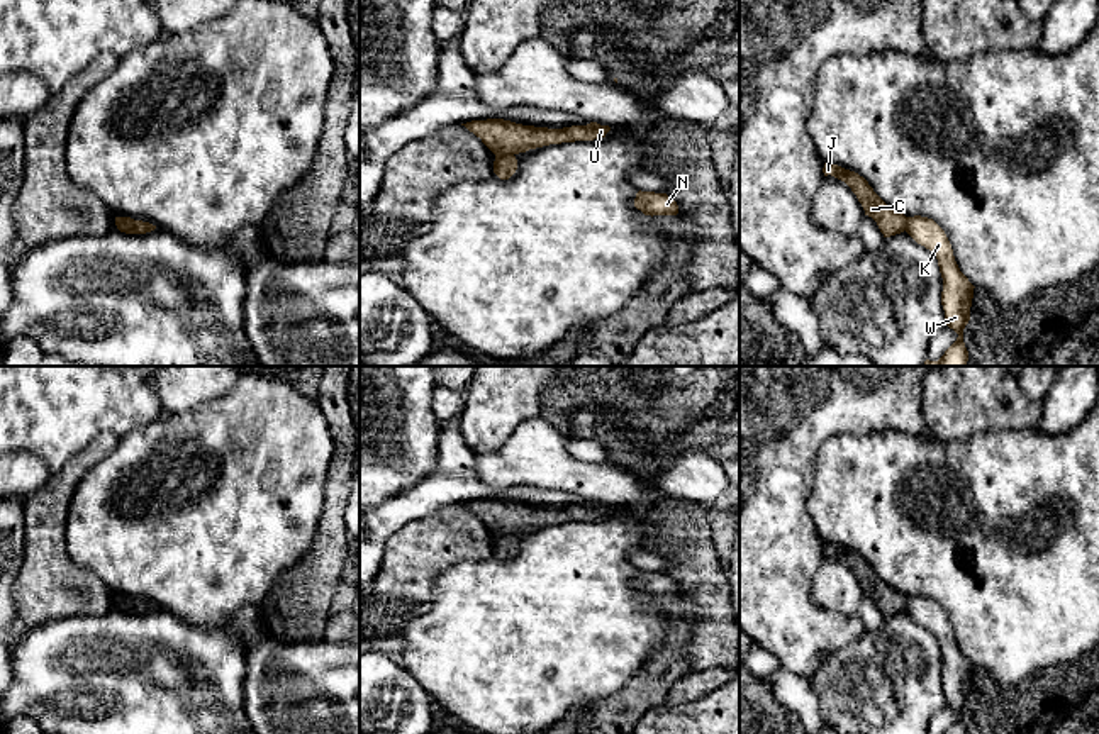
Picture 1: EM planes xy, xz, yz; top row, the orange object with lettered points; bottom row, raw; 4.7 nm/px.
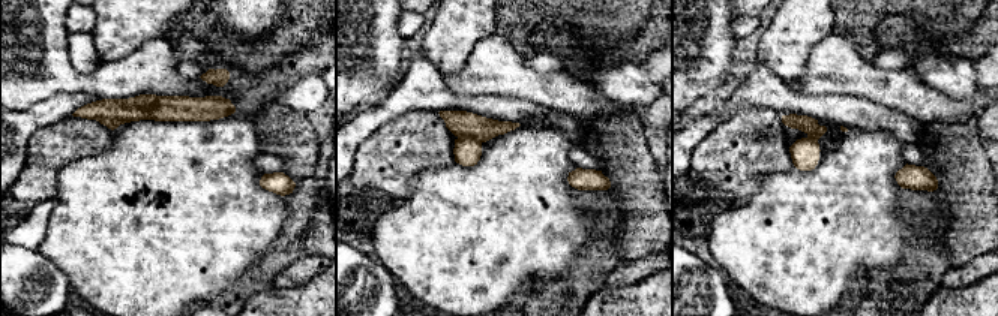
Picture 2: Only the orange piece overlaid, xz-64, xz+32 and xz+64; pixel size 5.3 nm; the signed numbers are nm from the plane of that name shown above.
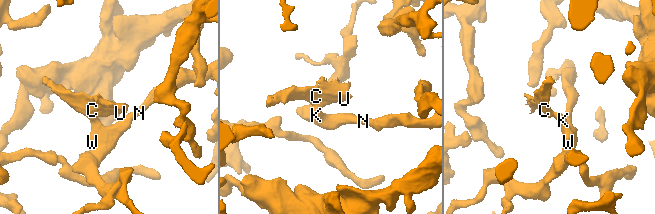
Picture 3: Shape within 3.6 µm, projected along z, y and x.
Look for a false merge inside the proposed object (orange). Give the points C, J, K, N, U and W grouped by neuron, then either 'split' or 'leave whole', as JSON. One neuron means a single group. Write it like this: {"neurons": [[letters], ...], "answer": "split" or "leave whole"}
{"neurons": [["C", "J", "U"], ["K", "N", "W"]], "answer": "split"}

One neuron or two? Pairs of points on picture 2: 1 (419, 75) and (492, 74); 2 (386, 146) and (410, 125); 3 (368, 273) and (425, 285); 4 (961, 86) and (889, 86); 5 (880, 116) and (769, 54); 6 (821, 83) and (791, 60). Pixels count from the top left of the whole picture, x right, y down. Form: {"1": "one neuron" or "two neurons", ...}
{"1": "two neurons", "2": "one neuron", "3": "two neurons", "4": "two neurons", "5": "two neurons", "6": "two neurons"}

